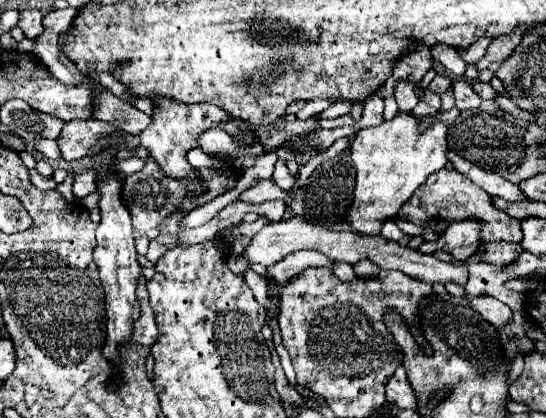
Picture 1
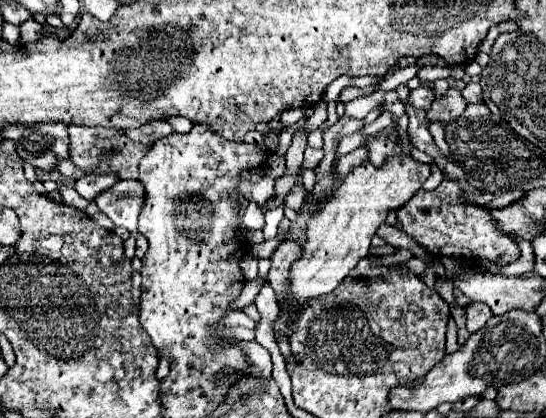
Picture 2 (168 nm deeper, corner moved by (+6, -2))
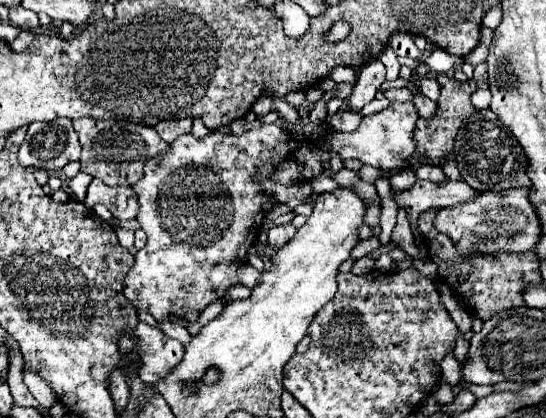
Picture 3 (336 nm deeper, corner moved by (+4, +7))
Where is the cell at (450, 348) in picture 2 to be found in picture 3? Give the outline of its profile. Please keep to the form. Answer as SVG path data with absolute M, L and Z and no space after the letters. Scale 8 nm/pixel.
M453 350L447 352L445 358L443 358L443 362L441 362L441 378L445 382L449 382L451 386L455 384L455 380L459 380L459 362L457 362Z

